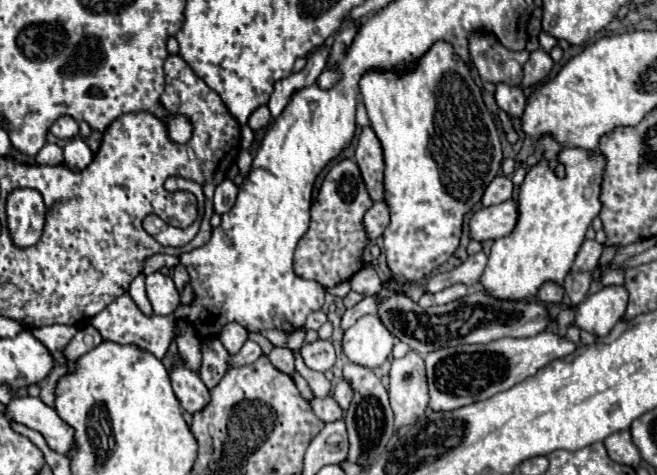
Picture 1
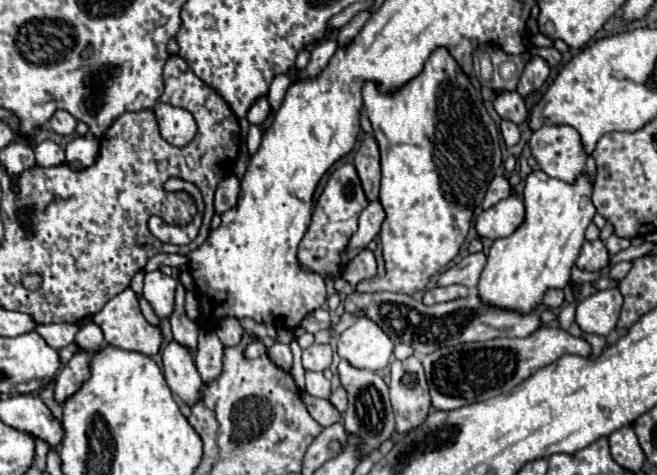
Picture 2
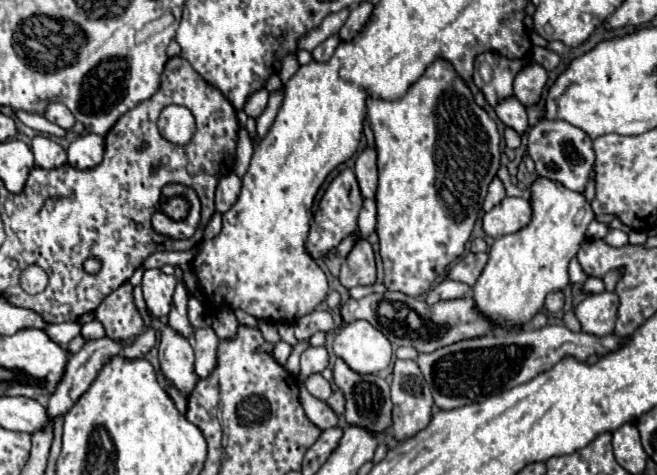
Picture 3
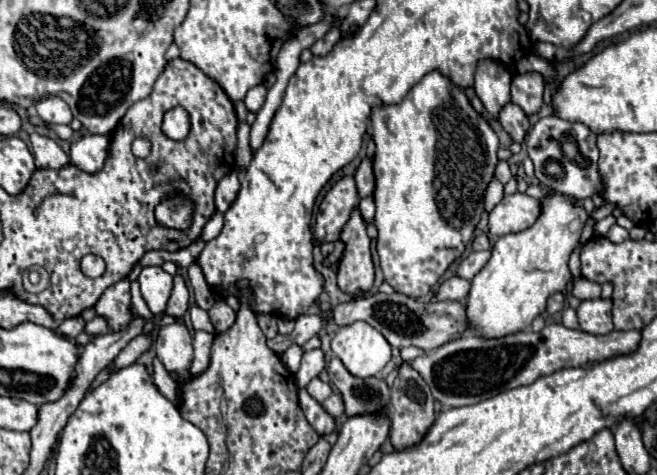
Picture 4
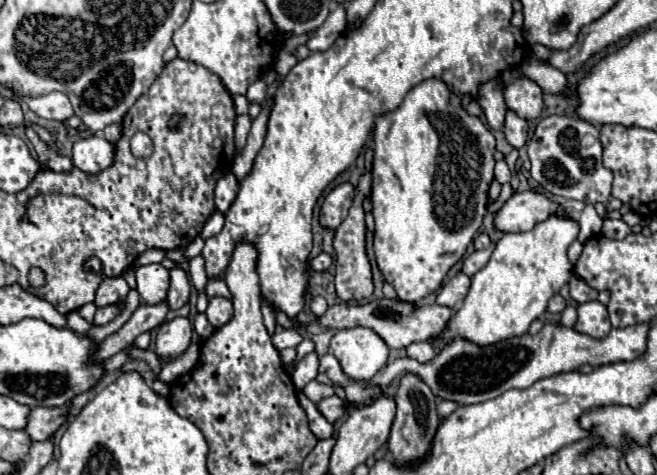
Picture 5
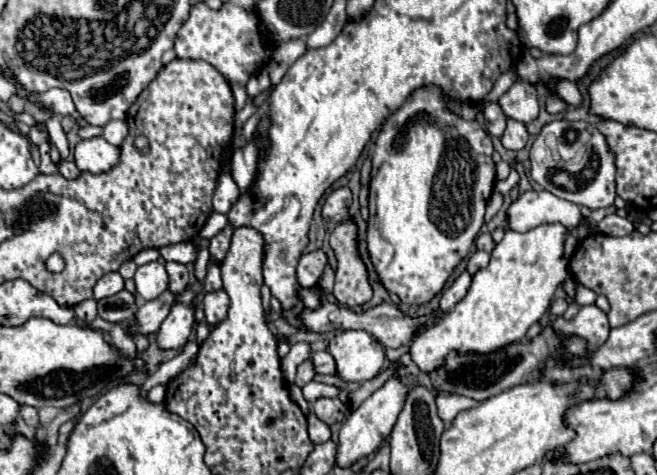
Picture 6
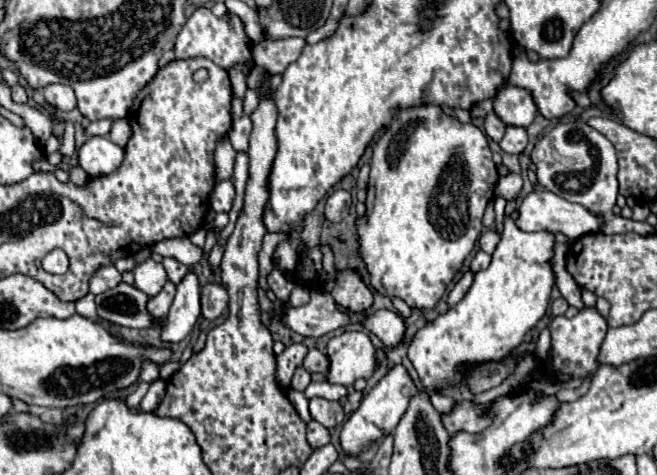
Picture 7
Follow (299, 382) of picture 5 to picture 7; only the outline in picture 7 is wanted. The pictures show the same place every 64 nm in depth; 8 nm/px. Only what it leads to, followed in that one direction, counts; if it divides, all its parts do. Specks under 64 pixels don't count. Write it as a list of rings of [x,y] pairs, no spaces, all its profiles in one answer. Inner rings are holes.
[[[300,366],[300,368],[296,370],[296,374],[294,374],[294,378],[292,378],[292,384],[290,384],[290,386],[292,386],[294,390],[304,392],[304,388],[306,388],[308,384],[310,384],[310,372],[308,372],[306,368],[302,368],[302,366]]]

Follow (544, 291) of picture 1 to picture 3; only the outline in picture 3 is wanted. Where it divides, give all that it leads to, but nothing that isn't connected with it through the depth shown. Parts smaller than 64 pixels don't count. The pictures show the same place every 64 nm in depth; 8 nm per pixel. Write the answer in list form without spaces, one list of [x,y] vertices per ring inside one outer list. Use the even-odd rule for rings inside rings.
[[[550,292],[550,294],[546,296],[544,306],[546,306],[548,312],[558,312],[558,310],[562,310],[562,306],[564,306],[564,294],[562,294],[562,292]]]

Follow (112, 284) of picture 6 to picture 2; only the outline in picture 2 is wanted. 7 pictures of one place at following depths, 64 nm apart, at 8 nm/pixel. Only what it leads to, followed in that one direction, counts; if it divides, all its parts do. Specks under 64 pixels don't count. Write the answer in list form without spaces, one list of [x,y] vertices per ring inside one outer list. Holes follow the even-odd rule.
[[[130,288],[120,292],[120,296],[114,296],[98,314],[92,316],[92,322],[102,328],[106,342],[114,344],[118,348],[136,350],[136,352],[142,352],[142,354],[148,354],[148,356],[156,356],[162,348],[162,328],[146,322],[146,318],[140,312],[136,294]]]

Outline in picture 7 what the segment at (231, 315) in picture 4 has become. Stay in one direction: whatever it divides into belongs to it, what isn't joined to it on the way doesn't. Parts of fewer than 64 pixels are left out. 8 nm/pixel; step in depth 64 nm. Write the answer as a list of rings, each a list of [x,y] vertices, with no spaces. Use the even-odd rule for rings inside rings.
[[[208,282],[204,288],[202,288],[202,316],[206,320],[218,320],[226,308],[228,308],[228,292],[222,284],[216,284],[216,282]]]

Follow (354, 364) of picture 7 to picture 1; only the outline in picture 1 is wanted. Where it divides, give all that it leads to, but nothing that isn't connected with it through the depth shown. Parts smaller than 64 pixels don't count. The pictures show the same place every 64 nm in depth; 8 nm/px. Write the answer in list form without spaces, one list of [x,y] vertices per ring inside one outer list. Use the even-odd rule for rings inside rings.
[[[366,314],[344,332],[342,350],[350,362],[374,368],[390,356],[392,342],[394,336],[382,320],[376,314]]]

